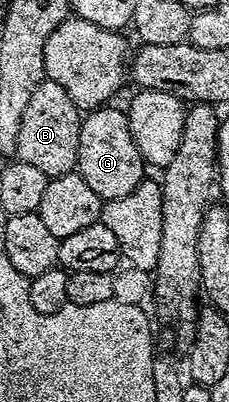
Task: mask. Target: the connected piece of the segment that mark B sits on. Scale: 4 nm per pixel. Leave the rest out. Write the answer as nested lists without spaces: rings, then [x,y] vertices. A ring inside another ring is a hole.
[[[43,81],[33,88],[29,105],[21,116],[21,133],[17,136],[17,158],[34,164],[48,178],[72,173],[79,160],[79,124],[81,111],[69,100],[69,92],[56,82]]]

